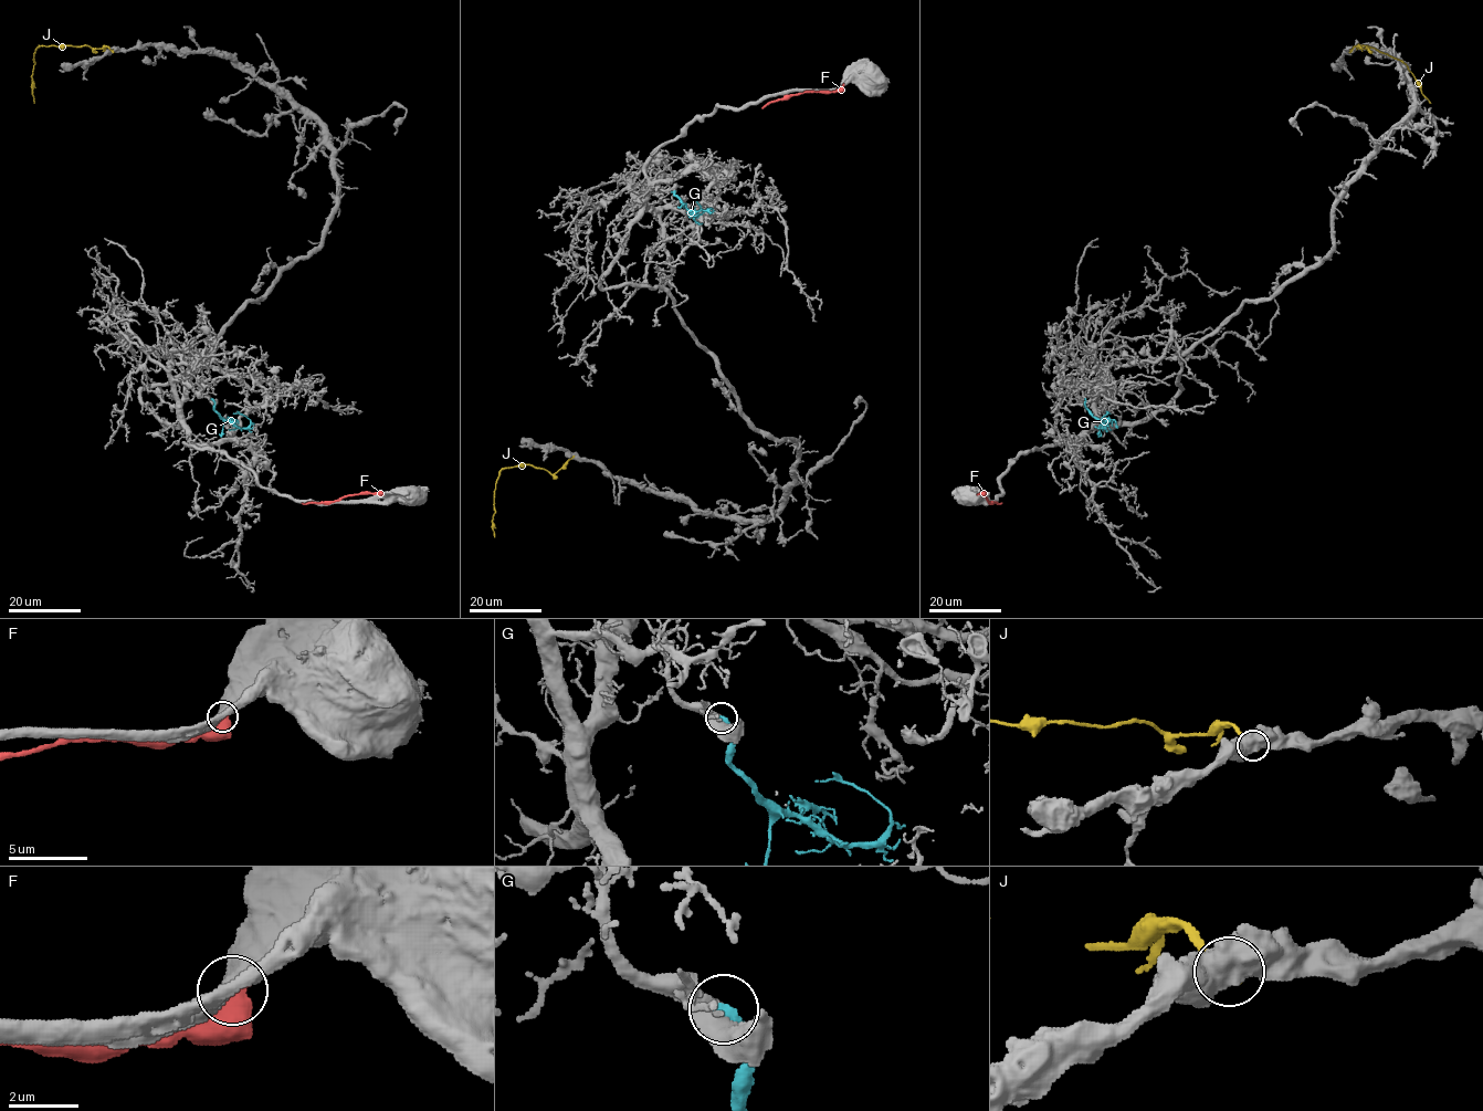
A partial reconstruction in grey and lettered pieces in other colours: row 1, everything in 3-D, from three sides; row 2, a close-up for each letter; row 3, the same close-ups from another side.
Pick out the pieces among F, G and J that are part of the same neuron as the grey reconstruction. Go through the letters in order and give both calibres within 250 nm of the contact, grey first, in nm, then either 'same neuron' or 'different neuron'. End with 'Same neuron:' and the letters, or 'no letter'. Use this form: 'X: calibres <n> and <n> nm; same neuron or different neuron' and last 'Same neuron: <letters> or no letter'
F: calibres 550 and 700 nm; different neuron
G: calibres 280 and 320 nm; same neuron
J: calibres 800 and 240 nm; different neuron
Same neuron: G

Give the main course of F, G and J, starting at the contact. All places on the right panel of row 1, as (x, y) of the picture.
F: (980, 494), (985, 494), (989, 501), (1001, 503)
G: (1085, 399), (1084, 407), (1103, 421), (1103, 427), (1102, 418), (1110, 413)
J: (1350, 51), (1354, 46), (1368, 48), (1364, 45), (1358, 45), (1375, 48), (1401, 60), (1430, 103)

